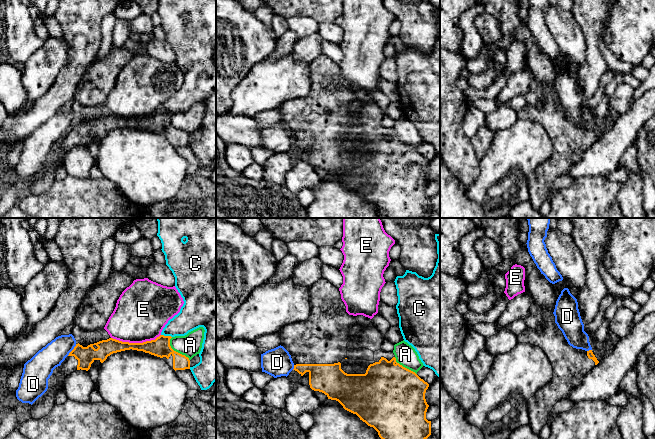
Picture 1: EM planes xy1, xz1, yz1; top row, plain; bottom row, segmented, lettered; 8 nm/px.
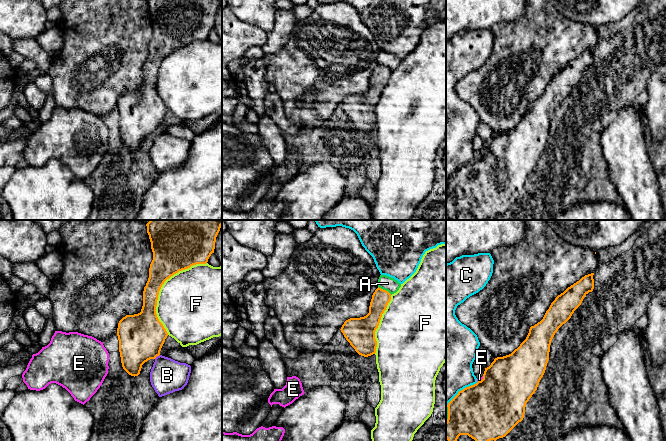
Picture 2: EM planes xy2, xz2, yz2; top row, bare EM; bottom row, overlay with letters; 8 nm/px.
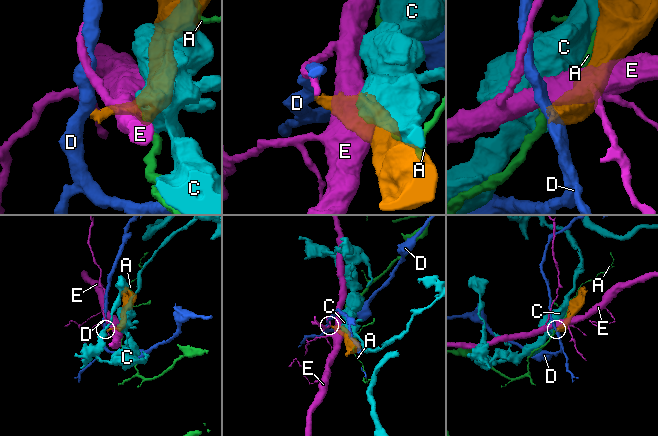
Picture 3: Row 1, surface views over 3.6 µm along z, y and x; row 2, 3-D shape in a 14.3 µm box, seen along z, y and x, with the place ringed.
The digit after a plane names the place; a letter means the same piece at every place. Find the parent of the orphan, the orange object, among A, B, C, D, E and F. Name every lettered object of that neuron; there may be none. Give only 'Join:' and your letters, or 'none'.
Join: none

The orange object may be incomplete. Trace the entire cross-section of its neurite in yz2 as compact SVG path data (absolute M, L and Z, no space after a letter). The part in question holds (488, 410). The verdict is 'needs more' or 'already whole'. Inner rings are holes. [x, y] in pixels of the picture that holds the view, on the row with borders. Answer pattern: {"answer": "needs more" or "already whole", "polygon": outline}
{"answer": "already whole", "polygon": "M594 273L558 295L546 311L543 319L531 326L526 339L511 354L497 357L485 368L483 379L464 388L448 403L446 439L457 441L460 435L468 435L475 441L496 441L505 437L524 418L526 403L537 390L549 360L551 341L558 329L565 324L581 305L584 297L594 289Z"}

